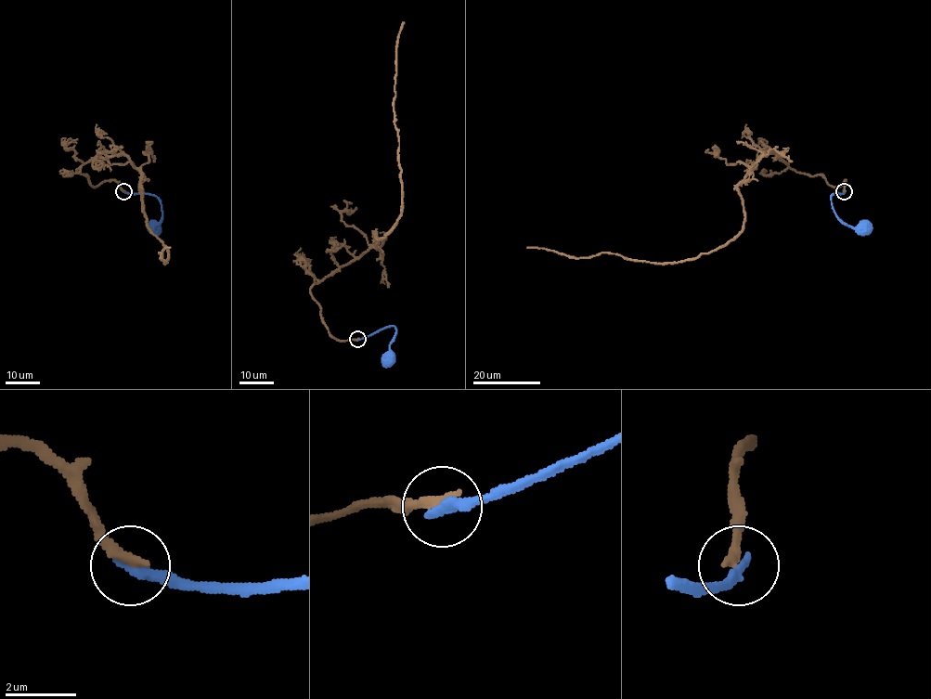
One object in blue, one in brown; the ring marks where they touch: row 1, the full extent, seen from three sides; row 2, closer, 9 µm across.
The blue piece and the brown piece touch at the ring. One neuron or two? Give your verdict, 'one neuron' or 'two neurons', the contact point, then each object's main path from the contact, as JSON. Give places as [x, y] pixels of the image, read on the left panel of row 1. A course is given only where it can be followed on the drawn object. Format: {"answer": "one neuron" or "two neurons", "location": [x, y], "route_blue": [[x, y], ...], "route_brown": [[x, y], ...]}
{"answer": "two neurons", "location": [123, 191], "route_blue": [[123, 191], [156, 196], [160, 202], [161, 219], [156, 225], [157, 229], [153, 227]], "route_brown": [[122, 191], [76, 171], [103, 152], [124, 154], [164, 263], [170, 247]]}

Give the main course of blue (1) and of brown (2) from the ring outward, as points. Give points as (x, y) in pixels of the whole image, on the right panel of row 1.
1: (845, 191), (831, 196), (834, 212), (855, 229), (863, 227)
2: (845, 191), (846, 180), (832, 187), (763, 154), (737, 187), (743, 227), (693, 259), (527, 247)

